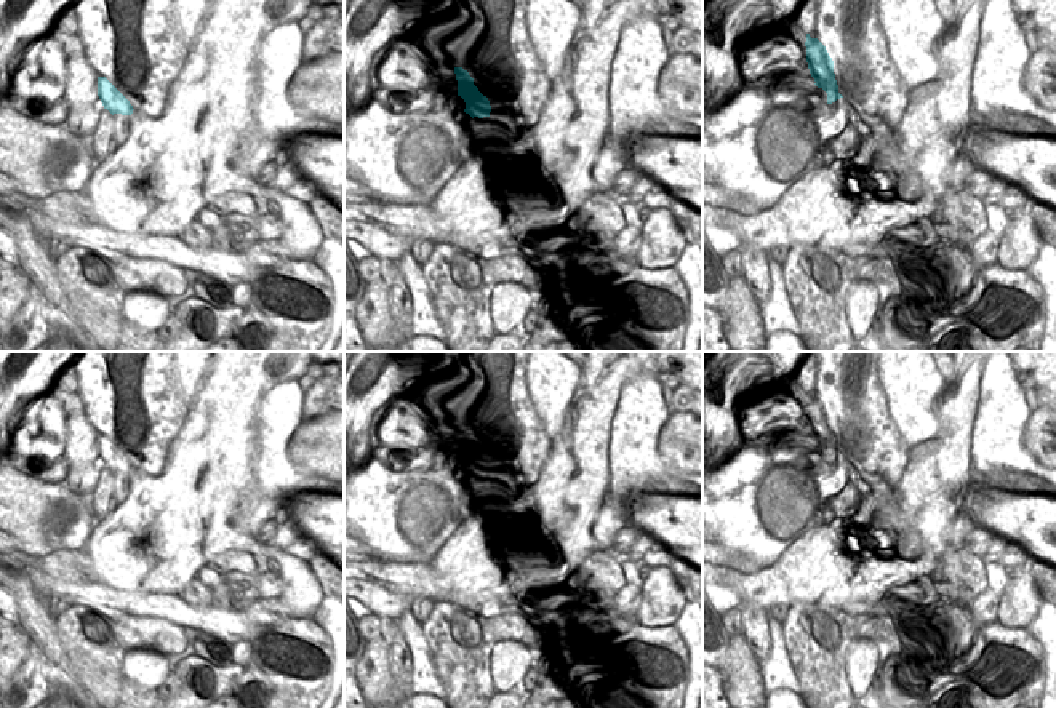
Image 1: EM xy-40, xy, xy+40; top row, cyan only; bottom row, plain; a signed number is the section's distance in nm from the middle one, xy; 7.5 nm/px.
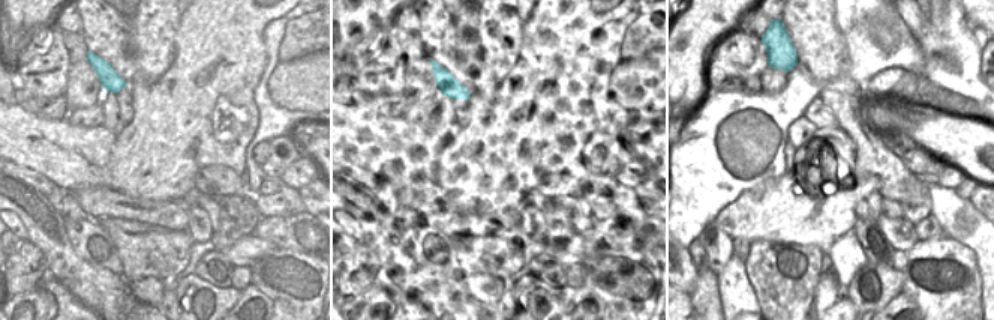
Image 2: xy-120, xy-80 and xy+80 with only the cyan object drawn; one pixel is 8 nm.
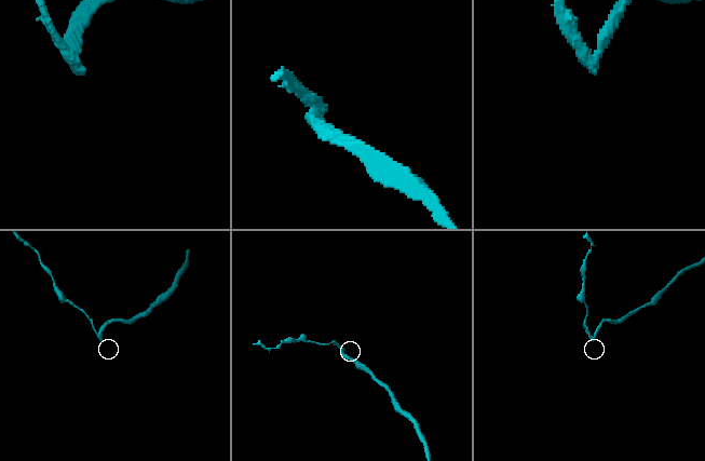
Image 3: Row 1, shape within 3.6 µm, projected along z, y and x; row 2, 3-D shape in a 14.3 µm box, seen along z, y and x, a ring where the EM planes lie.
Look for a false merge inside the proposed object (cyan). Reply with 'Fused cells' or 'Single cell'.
Fused cells

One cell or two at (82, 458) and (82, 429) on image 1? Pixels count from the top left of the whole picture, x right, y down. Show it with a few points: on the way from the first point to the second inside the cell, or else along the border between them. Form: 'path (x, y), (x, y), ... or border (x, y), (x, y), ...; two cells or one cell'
path (82, 451), (82, 435); one cell

